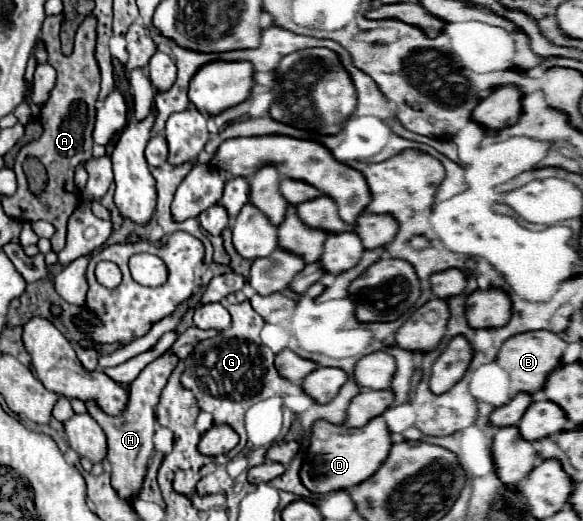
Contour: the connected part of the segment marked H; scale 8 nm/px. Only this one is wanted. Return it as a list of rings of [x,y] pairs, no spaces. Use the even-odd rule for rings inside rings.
[[[156,358],[152,364],[148,364],[138,378],[132,382],[130,390],[130,404],[126,408],[126,416],[108,416],[102,410],[96,410],[96,402],[86,402],[88,414],[96,418],[96,422],[102,426],[106,438],[108,438],[108,464],[110,464],[110,484],[116,490],[118,498],[126,500],[128,504],[134,502],[134,498],[140,494],[146,472],[148,472],[148,458],[154,450],[152,436],[154,436],[154,410],[158,406],[160,390],[164,388],[164,382],[168,380],[168,374],[172,372],[172,366],[178,364],[178,358]]]

